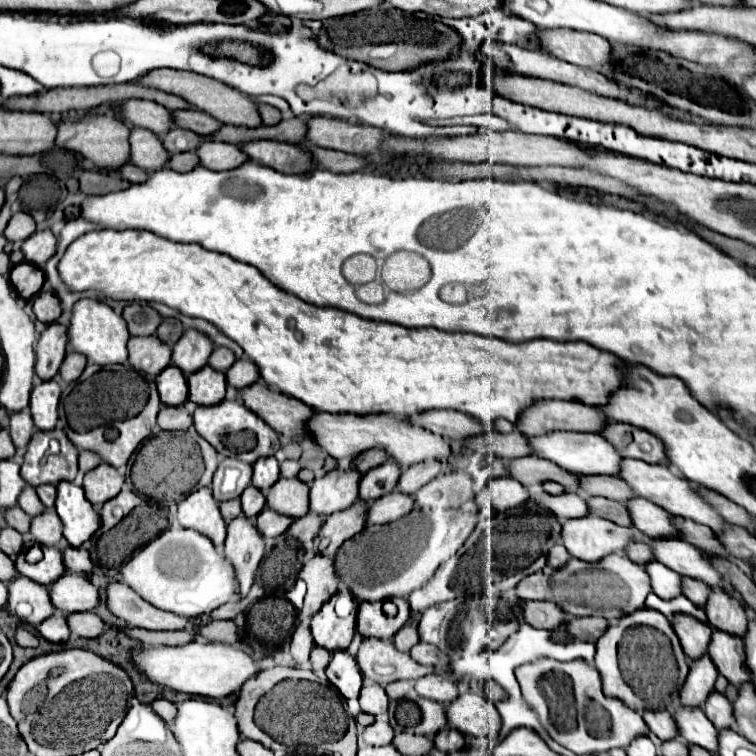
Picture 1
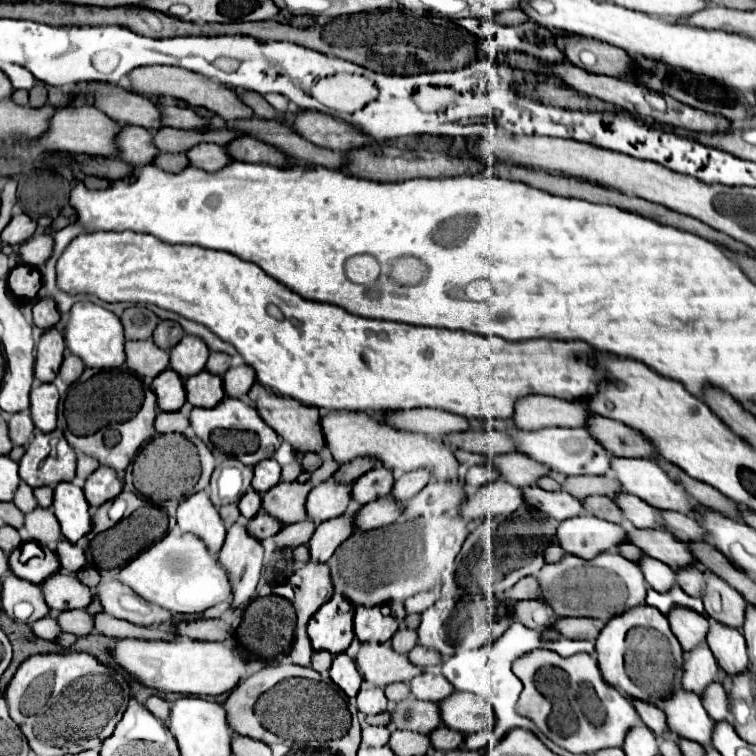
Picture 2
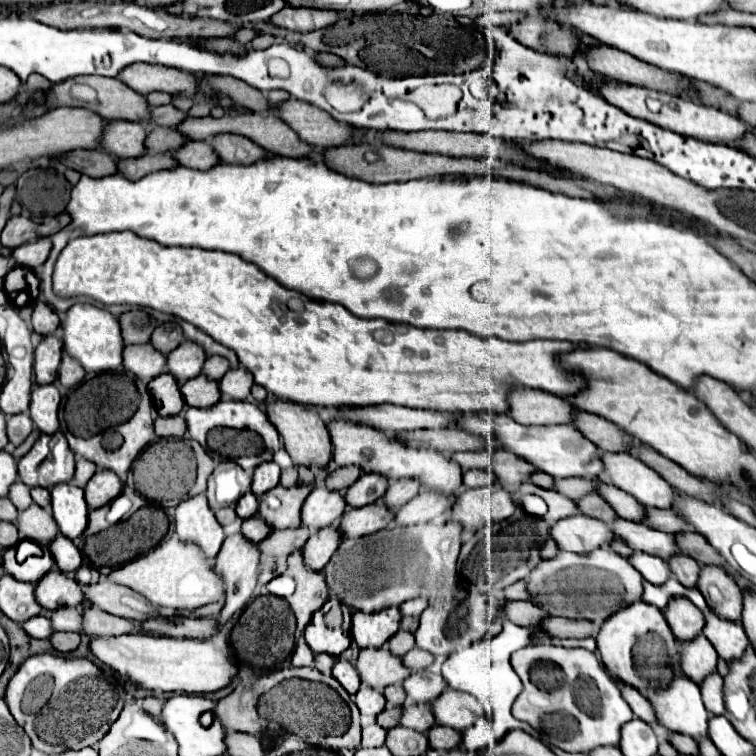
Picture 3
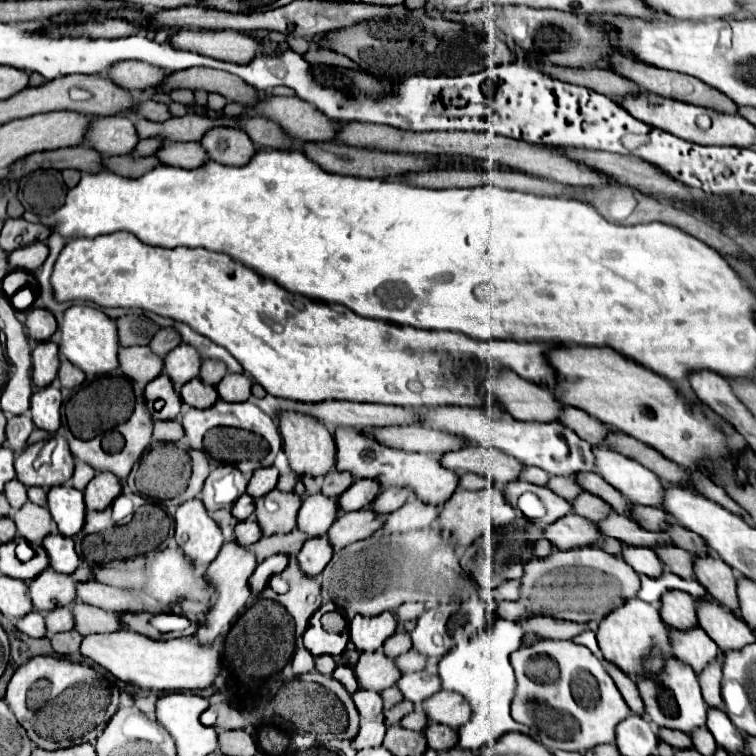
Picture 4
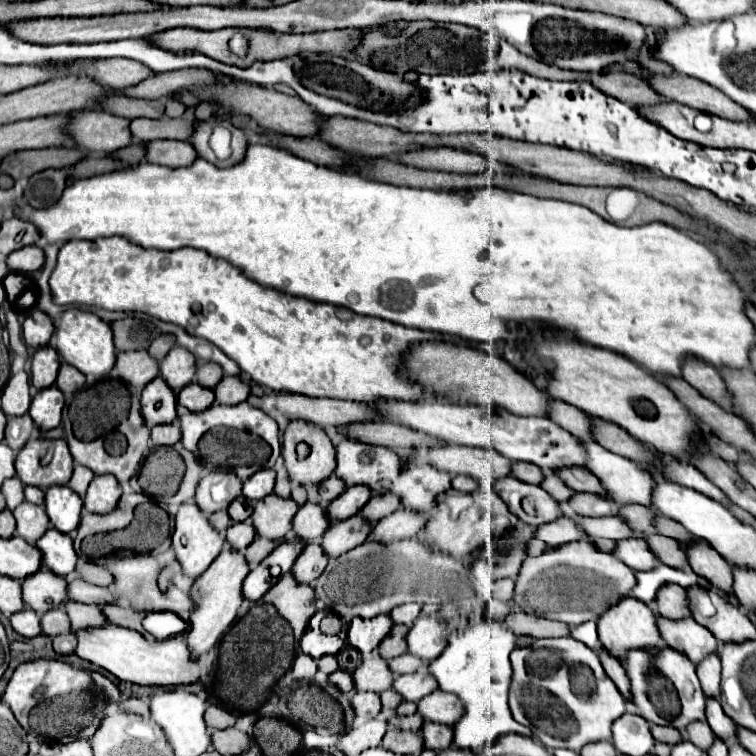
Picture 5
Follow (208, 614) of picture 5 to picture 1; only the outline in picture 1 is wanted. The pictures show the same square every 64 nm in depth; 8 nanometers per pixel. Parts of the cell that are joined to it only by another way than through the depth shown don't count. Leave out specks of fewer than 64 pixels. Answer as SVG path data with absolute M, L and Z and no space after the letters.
M244 514L228 524L224 556L230 560L236 572L240 598L246 598L256 580L256 570L264 558L264 538Z

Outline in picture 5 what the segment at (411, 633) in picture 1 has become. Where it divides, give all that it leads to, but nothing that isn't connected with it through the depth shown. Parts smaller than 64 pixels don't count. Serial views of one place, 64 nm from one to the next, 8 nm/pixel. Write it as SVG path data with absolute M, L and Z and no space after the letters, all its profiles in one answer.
M386 636L380 646L378 646L378 652L384 660L392 660L400 654L406 652L406 640L404 638L396 638L396 636Z

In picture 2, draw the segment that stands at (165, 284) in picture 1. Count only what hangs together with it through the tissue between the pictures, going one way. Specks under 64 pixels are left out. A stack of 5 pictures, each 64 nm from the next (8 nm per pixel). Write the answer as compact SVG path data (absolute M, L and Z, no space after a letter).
M88 232L82 236L76 236L62 256L58 258L56 264L56 284L62 292L66 294L94 294L104 302L136 302L136 304L154 304L164 310L172 310L192 322L204 324L208 330L212 330L220 340L232 344L244 364L250 364L256 372L256 382L262 386L272 388L274 392L282 396L290 396L294 400L300 400L306 406L316 406L316 408L326 408L326 410L360 410L360 412L384 412L384 410L398 410L398 408L440 408L446 412L454 412L466 418L482 418L482 420L496 420L496 418L512 418L514 412L514 402L526 394L546 394L546 396L556 396L564 400L582 400L598 390L598 382L602 378L602 372L594 368L586 356L594 352L586 342L560 342L560 340L524 340L524 342L508 342L504 338L496 336L480 336L480 334L470 334L464 330L438 330L438 328L420 328L420 326L410 326L402 322L384 322L384 320L370 320L362 316L354 316L346 312L340 306L334 304L324 304L324 302L312 302L302 298L296 292L290 292L284 288L278 280L268 276L262 268L258 268L252 262L240 260L238 256L230 252L220 252L220 250L206 250L200 246L172 246L166 242L160 242L158 238L150 234L138 234L138 232Z

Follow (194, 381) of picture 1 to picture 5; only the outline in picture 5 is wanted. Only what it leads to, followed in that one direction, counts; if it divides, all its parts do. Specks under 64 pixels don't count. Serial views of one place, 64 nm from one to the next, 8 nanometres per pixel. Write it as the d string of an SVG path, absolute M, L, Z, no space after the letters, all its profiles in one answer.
M188 384L186 388L180 390L178 394L178 404L188 408L190 412L202 412L206 408L210 408L214 402L214 392L208 388L202 388L198 384Z

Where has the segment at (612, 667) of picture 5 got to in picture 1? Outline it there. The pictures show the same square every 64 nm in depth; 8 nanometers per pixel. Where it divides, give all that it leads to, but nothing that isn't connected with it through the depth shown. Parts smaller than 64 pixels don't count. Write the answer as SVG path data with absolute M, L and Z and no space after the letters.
M650 710L650 712L644 712L642 718L644 718L644 722L648 724L648 728L650 728L660 740L670 740L670 738L674 738L674 736L678 734L676 724L674 724L670 712L666 712L666 710L662 710L662 712Z

